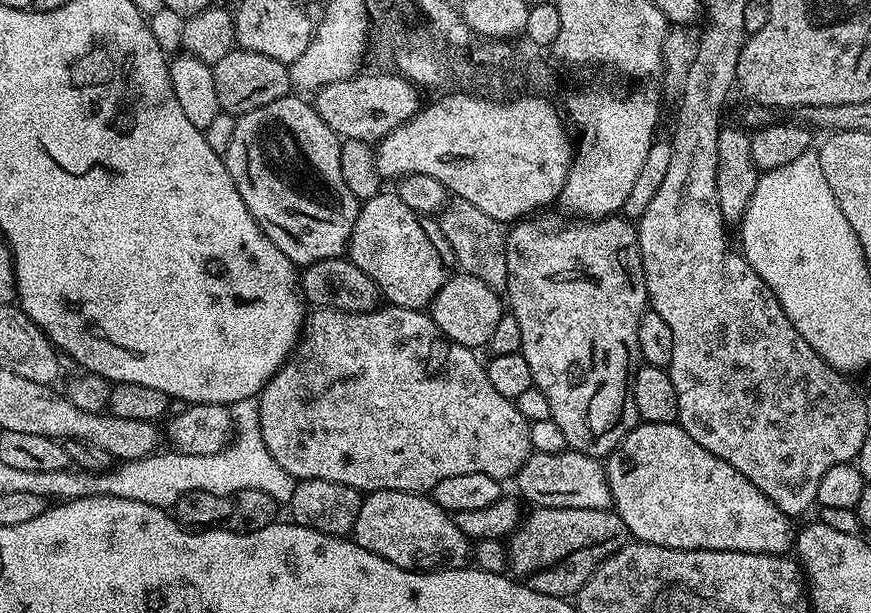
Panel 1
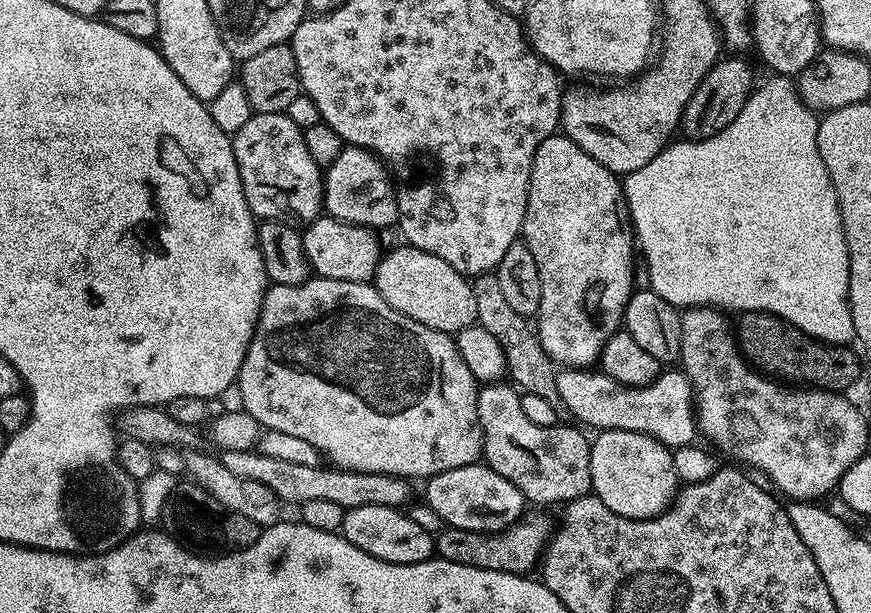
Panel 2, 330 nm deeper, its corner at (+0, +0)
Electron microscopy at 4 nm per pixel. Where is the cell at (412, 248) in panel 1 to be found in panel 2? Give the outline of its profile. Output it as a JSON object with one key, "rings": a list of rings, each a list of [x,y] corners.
{"rings":[[[321,214],[317,220],[311,220],[302,232],[302,246],[309,269],[322,280],[369,283],[375,277],[382,255],[380,240],[376,236],[379,235],[371,228],[347,224],[333,216]]]}

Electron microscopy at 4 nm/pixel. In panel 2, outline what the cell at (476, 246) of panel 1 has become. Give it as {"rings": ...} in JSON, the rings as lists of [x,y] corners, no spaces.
{"rings":[[[495,274],[475,277],[472,289],[474,290],[474,303],[478,305],[476,323],[482,325],[486,330],[490,330],[490,334],[494,334],[494,338],[498,338],[498,342],[502,346],[502,354],[506,354],[507,375],[510,377],[511,383],[521,393],[539,394],[545,402],[550,402],[550,406],[554,406],[557,410],[563,409],[564,403],[558,396],[558,378],[556,377],[558,365],[546,354],[529,317],[518,314],[509,306],[506,298],[502,295],[502,286],[498,286],[498,278]]]}

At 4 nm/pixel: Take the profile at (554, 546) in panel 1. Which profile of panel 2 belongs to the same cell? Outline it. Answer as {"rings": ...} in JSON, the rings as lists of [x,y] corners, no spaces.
{"rings":[[[531,514],[517,520],[511,528],[488,535],[445,526],[434,536],[434,552],[439,559],[446,562],[458,562],[462,566],[528,574],[531,573],[530,570],[535,564],[537,567],[541,563],[553,528],[553,523],[549,523],[546,517],[531,516]]]}

